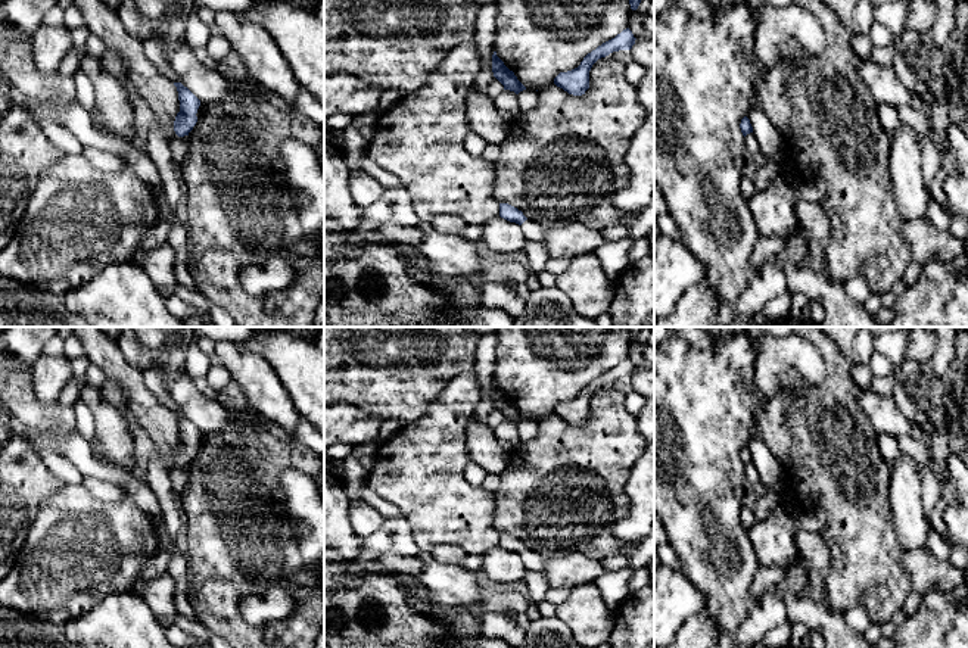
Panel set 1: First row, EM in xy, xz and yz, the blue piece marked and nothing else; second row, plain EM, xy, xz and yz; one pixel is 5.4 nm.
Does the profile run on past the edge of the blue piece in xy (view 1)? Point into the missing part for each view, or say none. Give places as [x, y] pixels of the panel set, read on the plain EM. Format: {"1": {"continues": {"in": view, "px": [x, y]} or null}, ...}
{"1": {"continues": null}}

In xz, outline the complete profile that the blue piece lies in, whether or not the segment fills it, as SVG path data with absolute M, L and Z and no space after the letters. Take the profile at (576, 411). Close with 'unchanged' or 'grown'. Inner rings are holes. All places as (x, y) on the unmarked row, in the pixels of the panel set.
M629 358L623 359L614 368L603 373L595 380L588 383L578 398L567 402L560 402L554 408L554 414L573 426L585 424L585 421L589 418L589 401L592 395L598 389L606 387L613 381L631 380L635 370L636 368Z; unchanged

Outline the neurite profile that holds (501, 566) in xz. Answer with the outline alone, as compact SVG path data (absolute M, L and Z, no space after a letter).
M499 545L482 555L482 571L495 583L514 585L525 580L526 567L519 554Z

